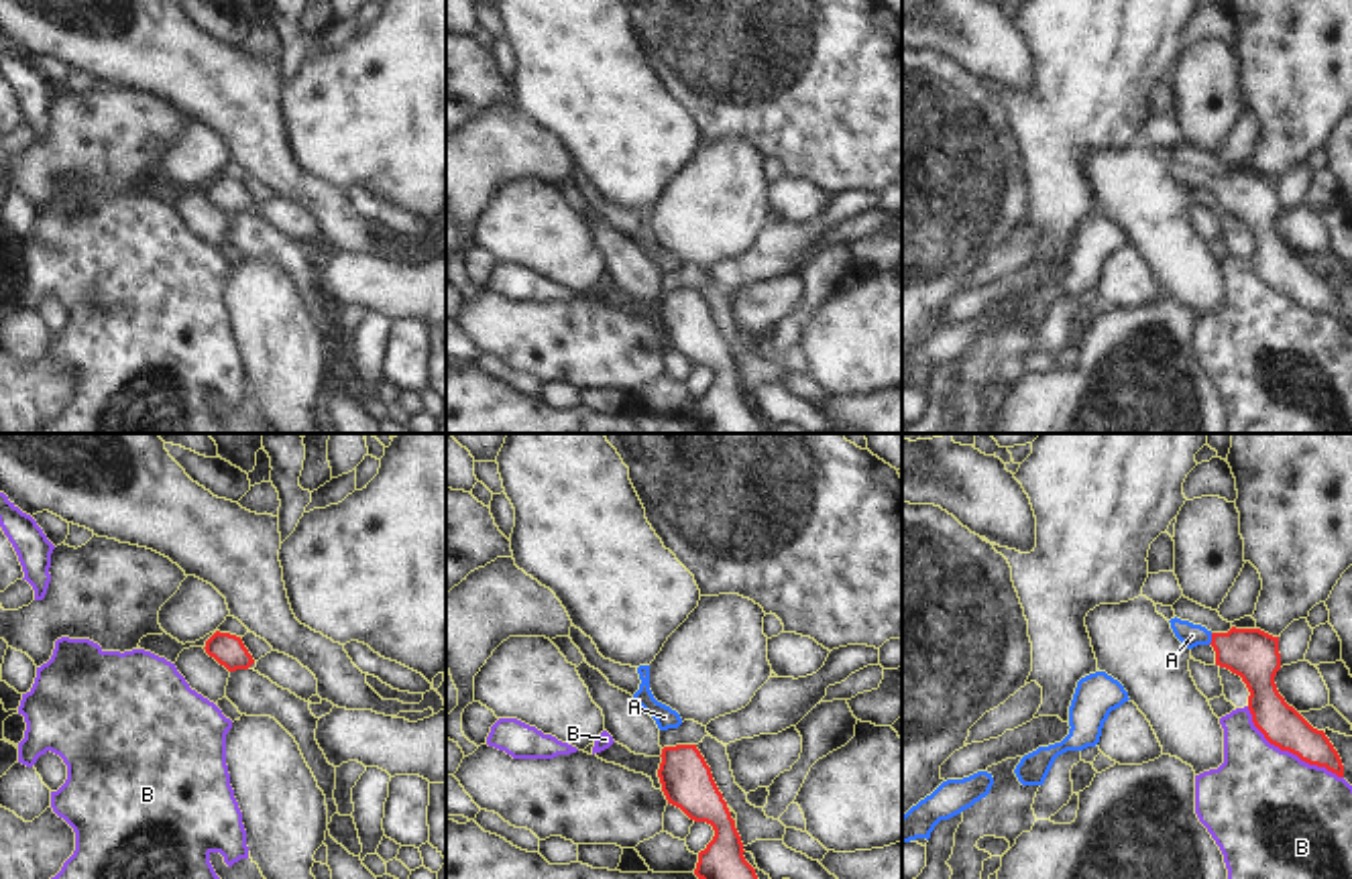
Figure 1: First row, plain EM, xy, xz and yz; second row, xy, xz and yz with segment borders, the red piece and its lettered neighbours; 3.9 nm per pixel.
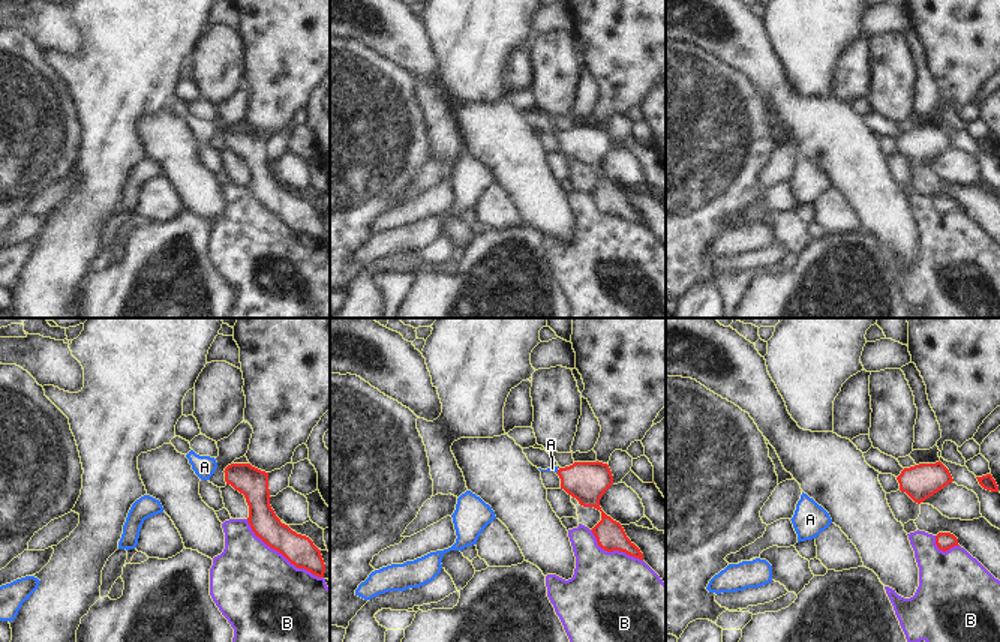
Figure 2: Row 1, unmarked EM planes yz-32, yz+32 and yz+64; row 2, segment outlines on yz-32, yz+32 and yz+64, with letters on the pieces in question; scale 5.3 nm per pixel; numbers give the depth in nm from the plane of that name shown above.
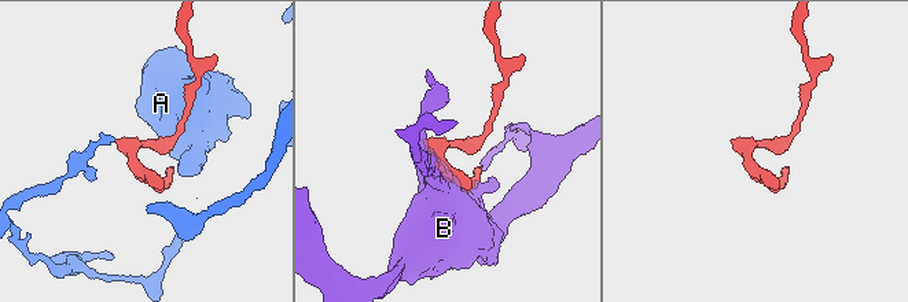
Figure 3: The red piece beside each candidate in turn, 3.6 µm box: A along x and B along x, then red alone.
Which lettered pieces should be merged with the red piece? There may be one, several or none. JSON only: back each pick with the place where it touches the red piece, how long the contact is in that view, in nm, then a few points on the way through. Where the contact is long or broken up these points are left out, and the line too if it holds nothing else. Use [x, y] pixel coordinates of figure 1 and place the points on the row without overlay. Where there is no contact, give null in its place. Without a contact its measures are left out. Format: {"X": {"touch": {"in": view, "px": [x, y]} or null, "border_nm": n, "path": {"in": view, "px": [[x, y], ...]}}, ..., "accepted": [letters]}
{"A": {"touch": {"in": "yz", "px": [1212, 184]}, "border_nm": 50, "path": {"in": "yz", "px": [[1251, 198], [1212, 184], [1192, 180]]}}, "accepted": ["A"]}

